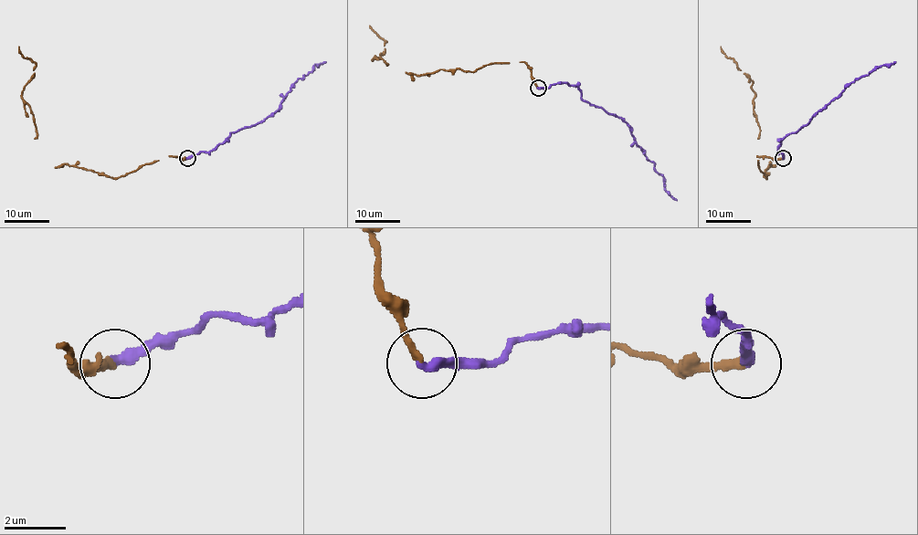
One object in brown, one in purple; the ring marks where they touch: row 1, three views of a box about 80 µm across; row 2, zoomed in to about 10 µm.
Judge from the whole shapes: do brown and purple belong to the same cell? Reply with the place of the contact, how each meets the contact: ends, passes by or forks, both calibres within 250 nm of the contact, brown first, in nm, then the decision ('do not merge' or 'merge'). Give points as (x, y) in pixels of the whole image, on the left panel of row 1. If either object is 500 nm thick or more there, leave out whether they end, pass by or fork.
(187, 158) | brown ends | purple ends | 240/360 nm | merge

